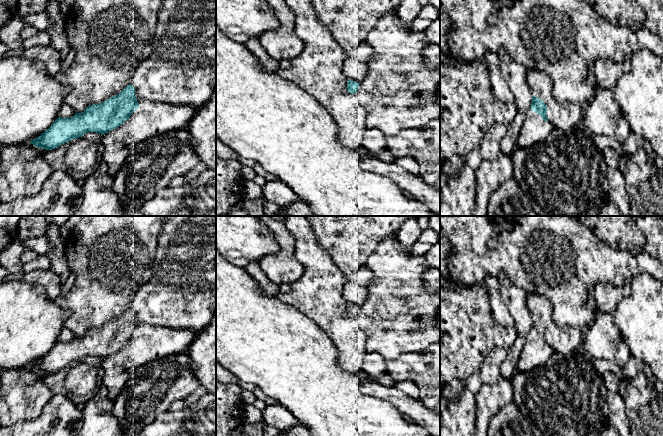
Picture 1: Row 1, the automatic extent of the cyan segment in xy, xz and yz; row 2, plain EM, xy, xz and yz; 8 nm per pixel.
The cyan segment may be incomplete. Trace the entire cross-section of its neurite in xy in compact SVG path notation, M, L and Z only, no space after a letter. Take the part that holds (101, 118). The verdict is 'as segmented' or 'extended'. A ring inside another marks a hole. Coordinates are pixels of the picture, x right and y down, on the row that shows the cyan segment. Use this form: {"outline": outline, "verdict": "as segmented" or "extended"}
{"outline": "M164 0L158 14L154 49L140 64L131 80L118 95L88 106L71 118L58 117L31 144L46 150L58 148L89 132L101 135L116 129L139 108L138 99L176 106L201 107L216 89L216 0Z", "verdict": "extended"}

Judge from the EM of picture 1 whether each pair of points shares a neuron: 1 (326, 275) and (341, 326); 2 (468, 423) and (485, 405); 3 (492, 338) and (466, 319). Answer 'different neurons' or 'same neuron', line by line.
1: same neuron
2: different neurons
3: same neuron

